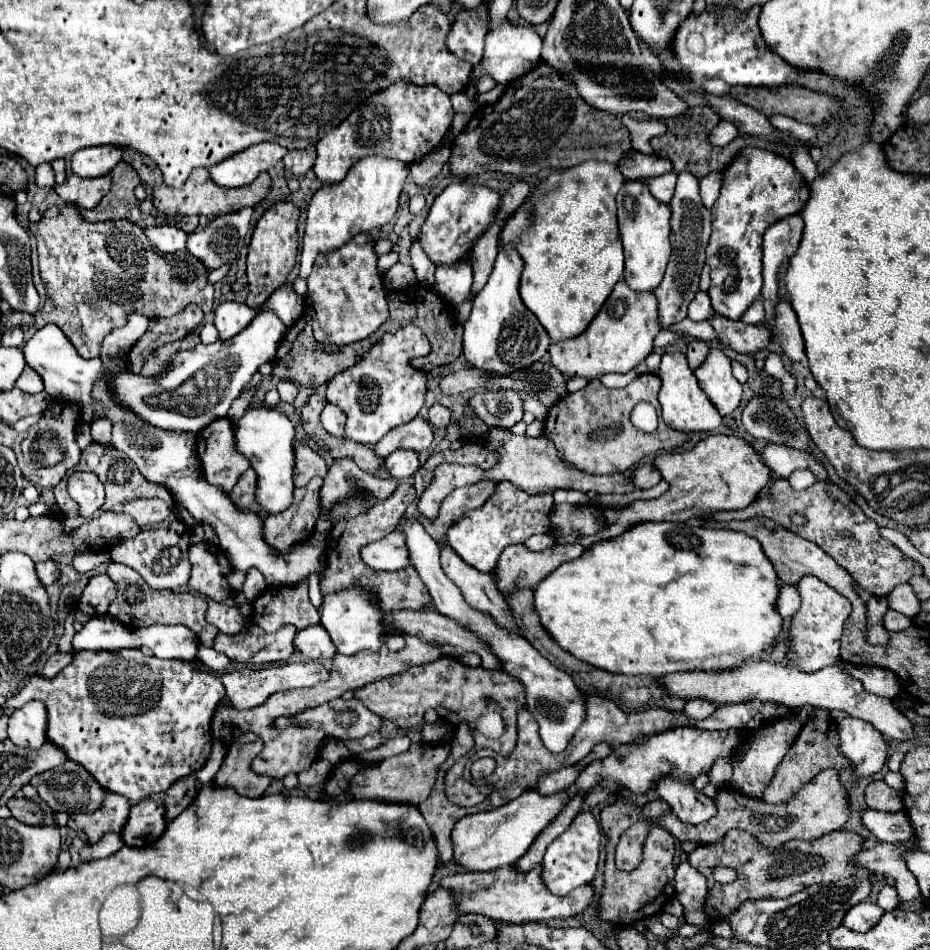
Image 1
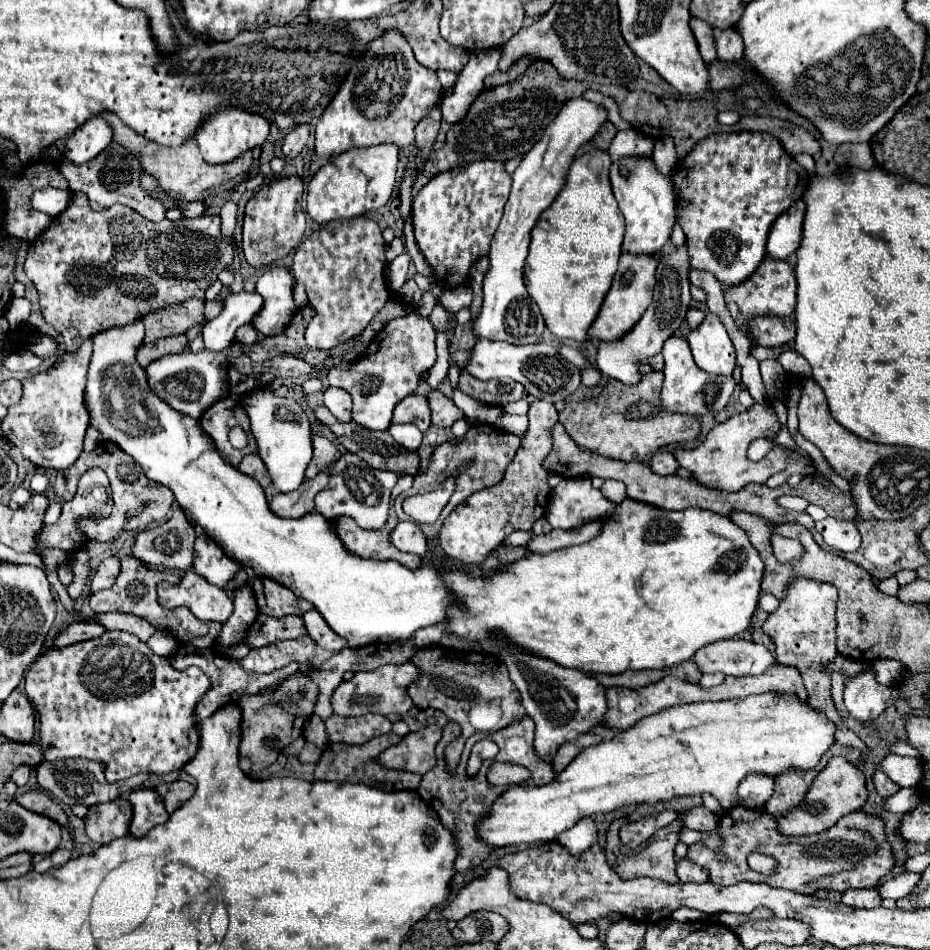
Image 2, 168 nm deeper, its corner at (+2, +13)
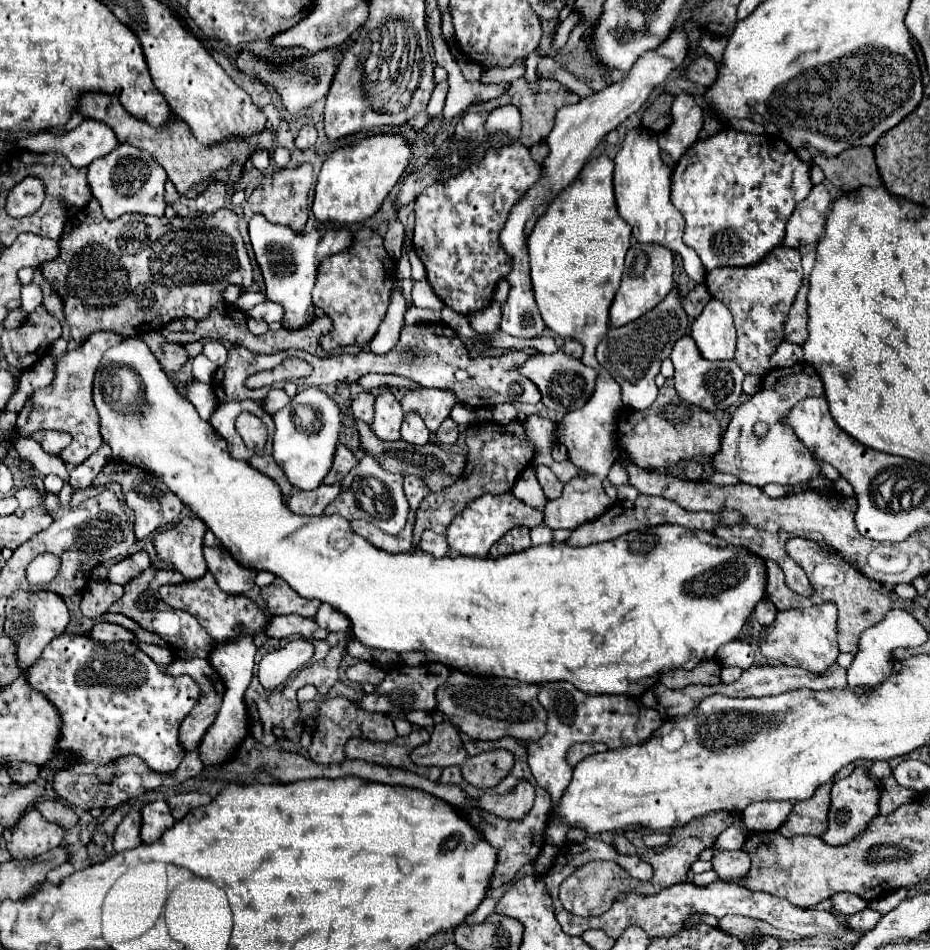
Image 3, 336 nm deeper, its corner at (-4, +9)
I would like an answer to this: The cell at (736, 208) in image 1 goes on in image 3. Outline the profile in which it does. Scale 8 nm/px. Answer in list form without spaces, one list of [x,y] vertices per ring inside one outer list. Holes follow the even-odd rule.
[[[725,127],[715,137],[697,141],[673,167],[671,201],[685,217],[683,243],[699,255],[707,271],[713,267],[757,265],[767,253],[781,245],[785,237],[785,225],[795,205],[809,195],[813,187],[809,179],[809,167],[809,163],[803,163],[795,155],[787,141],[765,133],[753,135]]]

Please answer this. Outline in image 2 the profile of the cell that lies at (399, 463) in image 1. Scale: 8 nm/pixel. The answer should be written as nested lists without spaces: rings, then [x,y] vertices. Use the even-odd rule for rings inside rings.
[[[405,423],[405,425],[391,425],[389,427],[389,433],[393,435],[393,439],[403,445],[405,449],[419,449],[421,445],[421,439],[423,439],[423,433],[413,425],[413,423]]]

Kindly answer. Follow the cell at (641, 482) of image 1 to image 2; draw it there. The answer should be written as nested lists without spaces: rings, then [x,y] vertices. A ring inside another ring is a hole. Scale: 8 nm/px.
[[[659,451],[659,453],[655,453],[653,457],[651,457],[651,469],[655,471],[655,473],[659,473],[659,475],[673,475],[673,473],[677,473],[677,469],[679,469],[679,463],[677,463],[677,459],[675,459],[675,455],[673,453],[669,453],[669,451]]]

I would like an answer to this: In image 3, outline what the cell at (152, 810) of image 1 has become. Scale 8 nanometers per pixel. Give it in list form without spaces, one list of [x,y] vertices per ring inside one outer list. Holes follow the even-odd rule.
[[[153,801],[147,803],[141,809],[141,817],[143,817],[143,825],[141,825],[141,839],[143,843],[153,843],[155,839],[161,837],[161,833],[169,827],[173,827],[175,819],[167,807],[165,801]]]

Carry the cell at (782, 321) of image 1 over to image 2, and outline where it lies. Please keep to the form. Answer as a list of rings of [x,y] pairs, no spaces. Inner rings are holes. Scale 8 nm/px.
[[[767,255],[765,261],[761,263],[761,267],[757,267],[757,271],[751,277],[747,277],[739,285],[731,285],[729,289],[725,287],[723,293],[725,293],[727,309],[729,309],[731,317],[735,319],[737,329],[749,337],[749,319],[761,317],[761,315],[781,315],[781,317],[793,315],[795,297],[797,297],[795,271],[787,261],[773,259]]]

